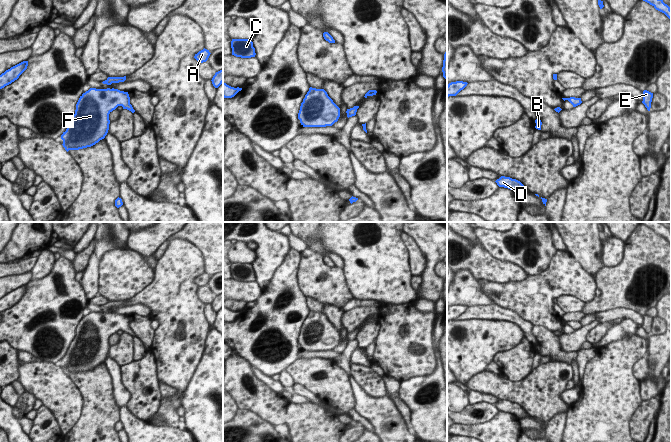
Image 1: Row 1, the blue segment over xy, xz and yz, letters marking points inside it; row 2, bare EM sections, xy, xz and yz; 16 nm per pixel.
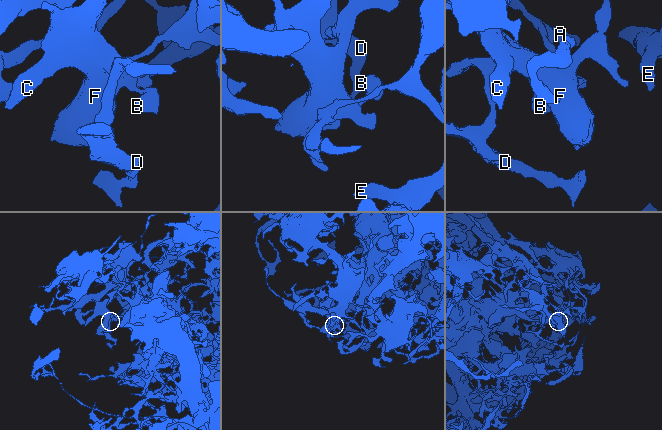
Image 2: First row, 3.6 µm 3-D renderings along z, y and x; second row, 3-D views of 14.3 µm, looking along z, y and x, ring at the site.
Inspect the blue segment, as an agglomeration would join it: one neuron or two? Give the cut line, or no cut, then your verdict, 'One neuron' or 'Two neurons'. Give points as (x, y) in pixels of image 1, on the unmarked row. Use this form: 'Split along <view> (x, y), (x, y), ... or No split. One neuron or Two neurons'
No split. One neuron.

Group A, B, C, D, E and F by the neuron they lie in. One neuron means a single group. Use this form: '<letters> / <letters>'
A B C D E F

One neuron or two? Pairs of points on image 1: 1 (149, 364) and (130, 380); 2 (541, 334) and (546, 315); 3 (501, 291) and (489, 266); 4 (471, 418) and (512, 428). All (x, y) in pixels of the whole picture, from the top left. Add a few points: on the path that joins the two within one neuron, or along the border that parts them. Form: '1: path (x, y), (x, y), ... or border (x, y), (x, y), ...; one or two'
1: path (144, 369), (136, 371), (133, 375); one
2: border (533, 325), (542, 325), (553, 333); two
3: border (480, 280), (496, 283), (520, 282); two
4: border (499, 411), (488, 421), (476, 424), (462, 424); two

